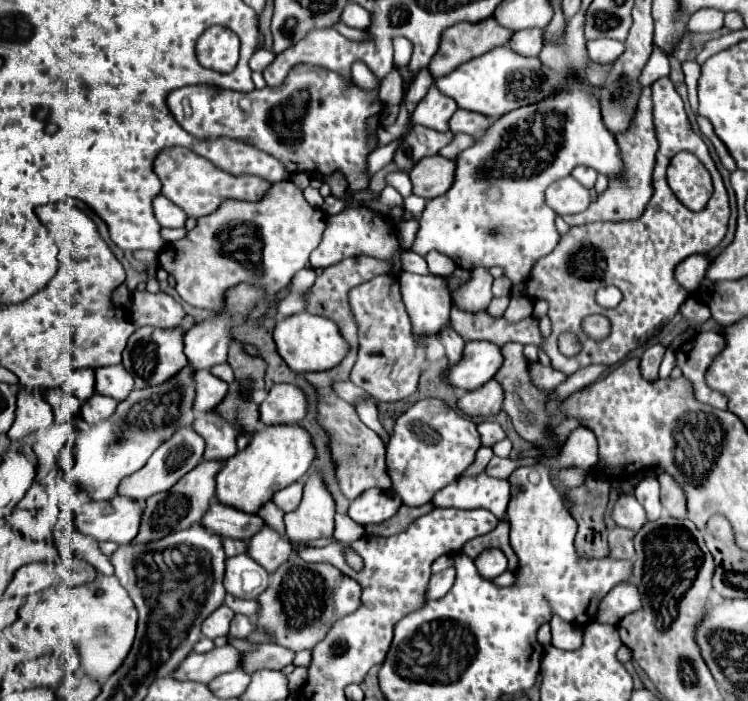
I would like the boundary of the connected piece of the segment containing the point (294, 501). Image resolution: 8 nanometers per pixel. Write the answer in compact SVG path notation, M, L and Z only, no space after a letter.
M298 481L296 485L292 485L292 487L286 487L284 491L278 491L276 495L274 495L274 503L284 511L284 513L290 513L290 511L294 511L298 505L300 505L300 499L302 499L302 483Z

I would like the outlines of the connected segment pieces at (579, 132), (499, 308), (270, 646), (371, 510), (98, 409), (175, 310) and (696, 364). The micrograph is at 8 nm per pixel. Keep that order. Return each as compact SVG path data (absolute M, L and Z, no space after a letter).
M572 81L566 93L552 95L552 99L544 99L544 103L538 103L536 107L520 107L496 119L478 143L456 157L458 167L456 183L452 185L452 189L426 203L412 251L422 257L428 251L440 251L454 259L458 267L464 267L468 271L474 267L498 265L514 285L524 283L530 275L532 265L540 257L548 255L560 239L560 233L554 225L556 211L550 209L544 201L544 191L548 189L548 185L562 177L568 177L578 165L592 167L606 177L616 177L624 171L618 143L600 119L600 103L596 103L596 99L588 95L588 91L592 91L592 87L584 85L582 81Z
M504 295L504 297L494 297L492 303L488 305L488 311L492 311L492 315L502 315L502 311L506 311L510 303L510 295Z
M229 639L229 643L240 651L240 667L248 675L260 669L284 669L292 663L294 653L276 647L274 643L250 643L246 639Z
M368 489L350 503L348 515L360 525L382 523L394 517L400 505L402 505L402 499L398 495L382 489Z
M94 393L92 399L88 399L84 405L82 405L82 417L86 423L98 423L98 421L104 421L108 419L114 409L116 409L118 401L108 397L108 395L100 395L100 393Z
M134 291L134 299L132 299L132 321L136 327L144 327L144 325L152 325L152 327L160 327L160 329L172 329L172 327L182 327L182 321L186 317L186 311L166 293L148 293L148 291Z
M702 331L702 333L696 333L692 339L684 341L676 349L676 365L692 381L696 399L716 409L728 409L728 399L722 393L716 393L714 389L710 389L706 385L704 375L712 365L712 361L724 351L724 347L726 347L724 335Z

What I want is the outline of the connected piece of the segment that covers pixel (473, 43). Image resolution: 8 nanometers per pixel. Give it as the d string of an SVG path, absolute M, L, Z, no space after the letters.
M494 17L478 25L460 23L444 33L440 49L432 57L432 63L428 65L428 69L432 71L434 77L448 75L450 71L454 71L460 63L466 63L468 59L480 57L494 47L508 45L512 35L514 33L502 27Z

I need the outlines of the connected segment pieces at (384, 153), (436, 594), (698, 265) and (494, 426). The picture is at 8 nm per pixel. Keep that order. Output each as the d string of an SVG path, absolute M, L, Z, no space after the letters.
M400 137L400 139L396 139L396 141L392 141L392 143L388 143L388 145L378 147L378 149L370 155L370 159L368 159L368 171L370 171L370 175L374 175L376 171L380 171L380 169L382 169L382 167L386 167L388 163L392 163L394 151L398 149L400 141L402 141L402 137Z
M446 569L446 571L438 573L438 575L432 575L424 599L426 599L426 601L432 601L432 599L444 597L446 591L450 591L450 587L452 587L452 583L454 583L454 575L456 575L454 569Z
M692 255L676 267L676 279L680 285L684 285L686 291L696 291L700 281L704 279L708 267L710 267L708 255Z
M486 419L486 421L482 421L482 423L478 425L478 429L480 429L482 445L486 445L486 447L492 447L496 441L500 441L500 439L506 437L502 425L500 425L498 421L494 421L494 419Z

